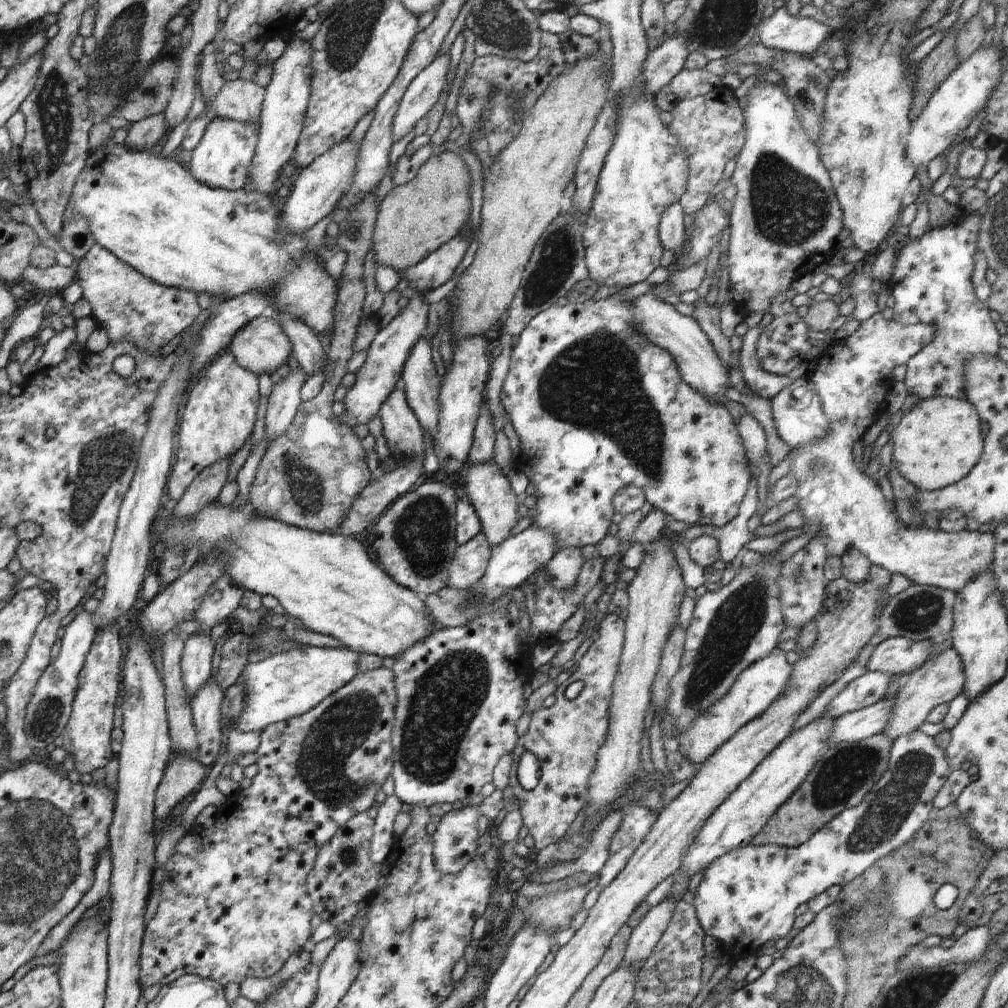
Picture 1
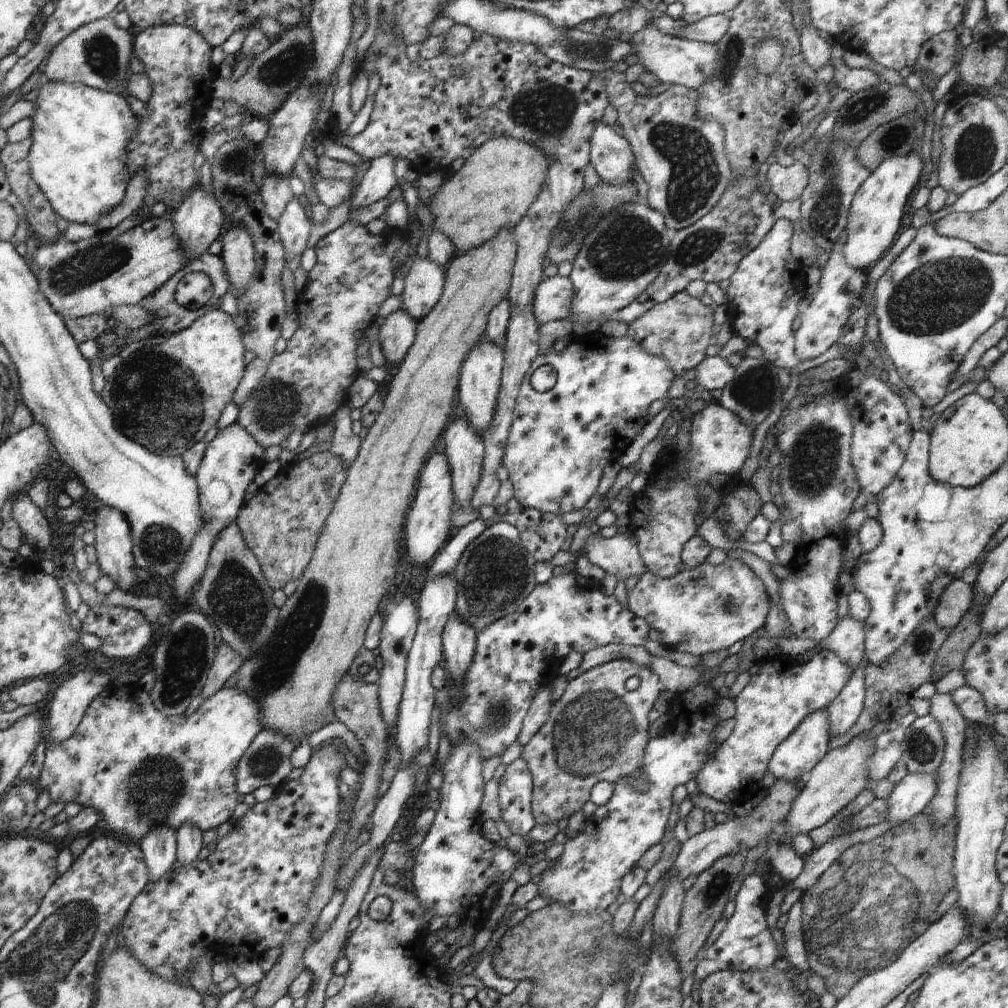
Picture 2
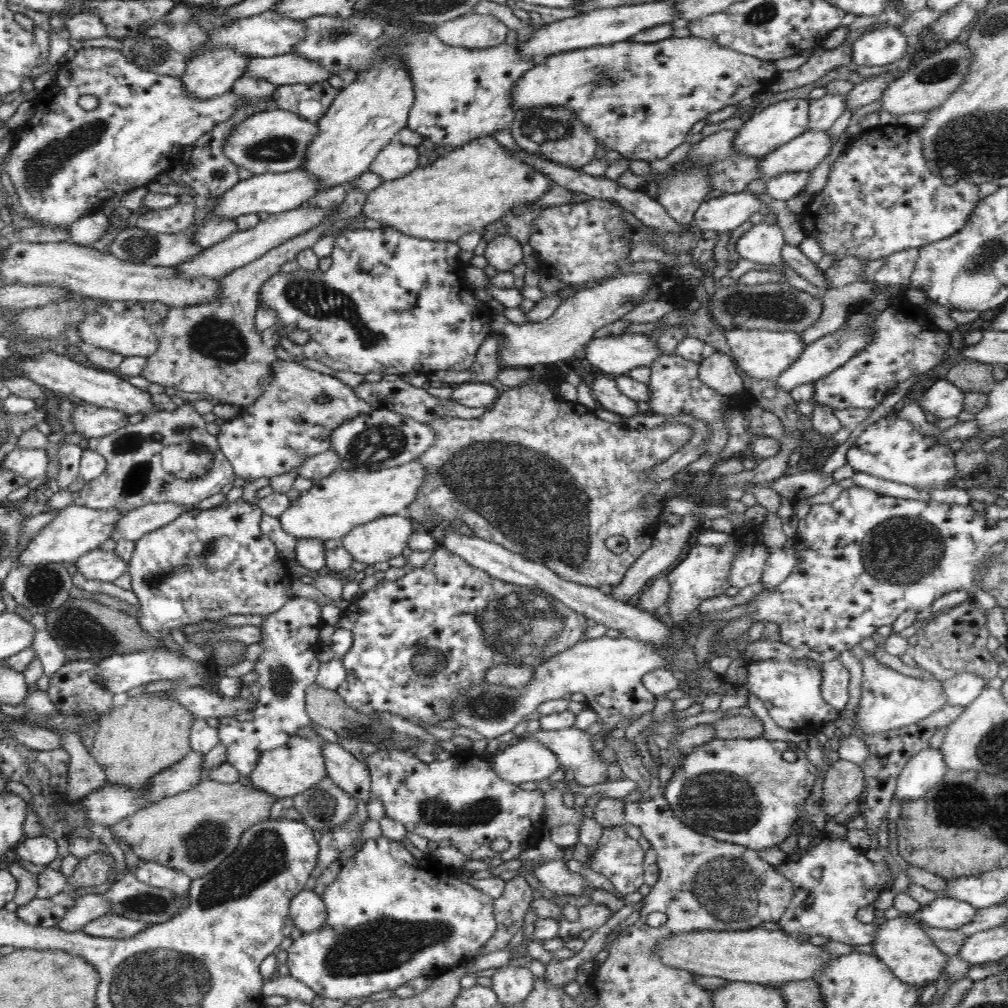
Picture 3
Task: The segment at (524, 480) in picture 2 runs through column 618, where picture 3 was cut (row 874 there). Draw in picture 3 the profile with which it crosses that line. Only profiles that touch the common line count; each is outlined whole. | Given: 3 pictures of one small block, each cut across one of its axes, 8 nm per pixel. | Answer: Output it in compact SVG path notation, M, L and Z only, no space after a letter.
M385 836L365 840L361 849L346 864L341 866L337 878L327 886L321 897L327 908L326 926L322 930L316 930L316 932L303 933L302 936L293 940L286 952L288 953L289 974L292 975L292 978L309 986L322 999L352 1000L352 998L367 997L376 994L376 992L384 992L384 990L393 991L398 986L414 980L414 978L420 978L420 976L438 977L444 970L452 967L472 965L476 957L474 953L478 952L486 941L489 941L497 929L494 899L491 896L466 882L460 881L456 869L440 865L430 855L419 860L406 849L403 843L390 840Z

